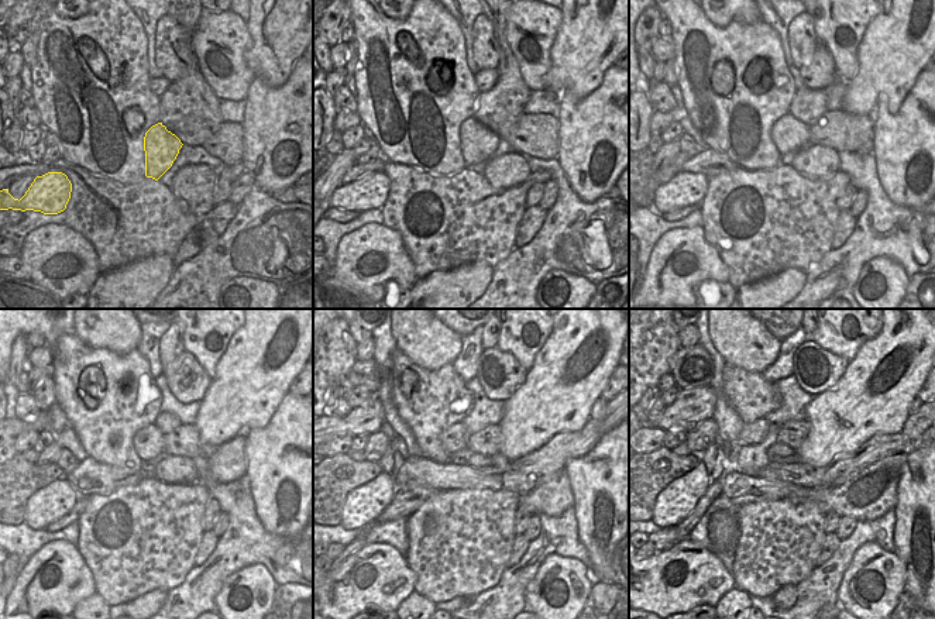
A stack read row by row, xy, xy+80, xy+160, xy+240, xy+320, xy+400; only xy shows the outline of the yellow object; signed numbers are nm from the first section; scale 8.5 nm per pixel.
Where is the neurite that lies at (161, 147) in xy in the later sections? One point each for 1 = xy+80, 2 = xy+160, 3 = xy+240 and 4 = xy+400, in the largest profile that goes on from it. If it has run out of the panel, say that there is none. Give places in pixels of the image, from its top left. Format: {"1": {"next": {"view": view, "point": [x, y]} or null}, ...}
{"1": {"next": {"view": "xy+80", "point": [478, 143]}}, "2": {"next": {"view": "xy+160", "point": [789, 134]}}, "3": {"next": {"view": "xy+240", "point": [148, 443]}}, "4": {"next": {"view": "xy+400", "point": [750, 434]}}}

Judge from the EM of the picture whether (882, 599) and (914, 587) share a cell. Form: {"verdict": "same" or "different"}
{"verdict": "different"}

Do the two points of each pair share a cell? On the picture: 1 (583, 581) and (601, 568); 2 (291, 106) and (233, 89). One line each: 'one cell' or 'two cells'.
1: two cells
2: two cells

